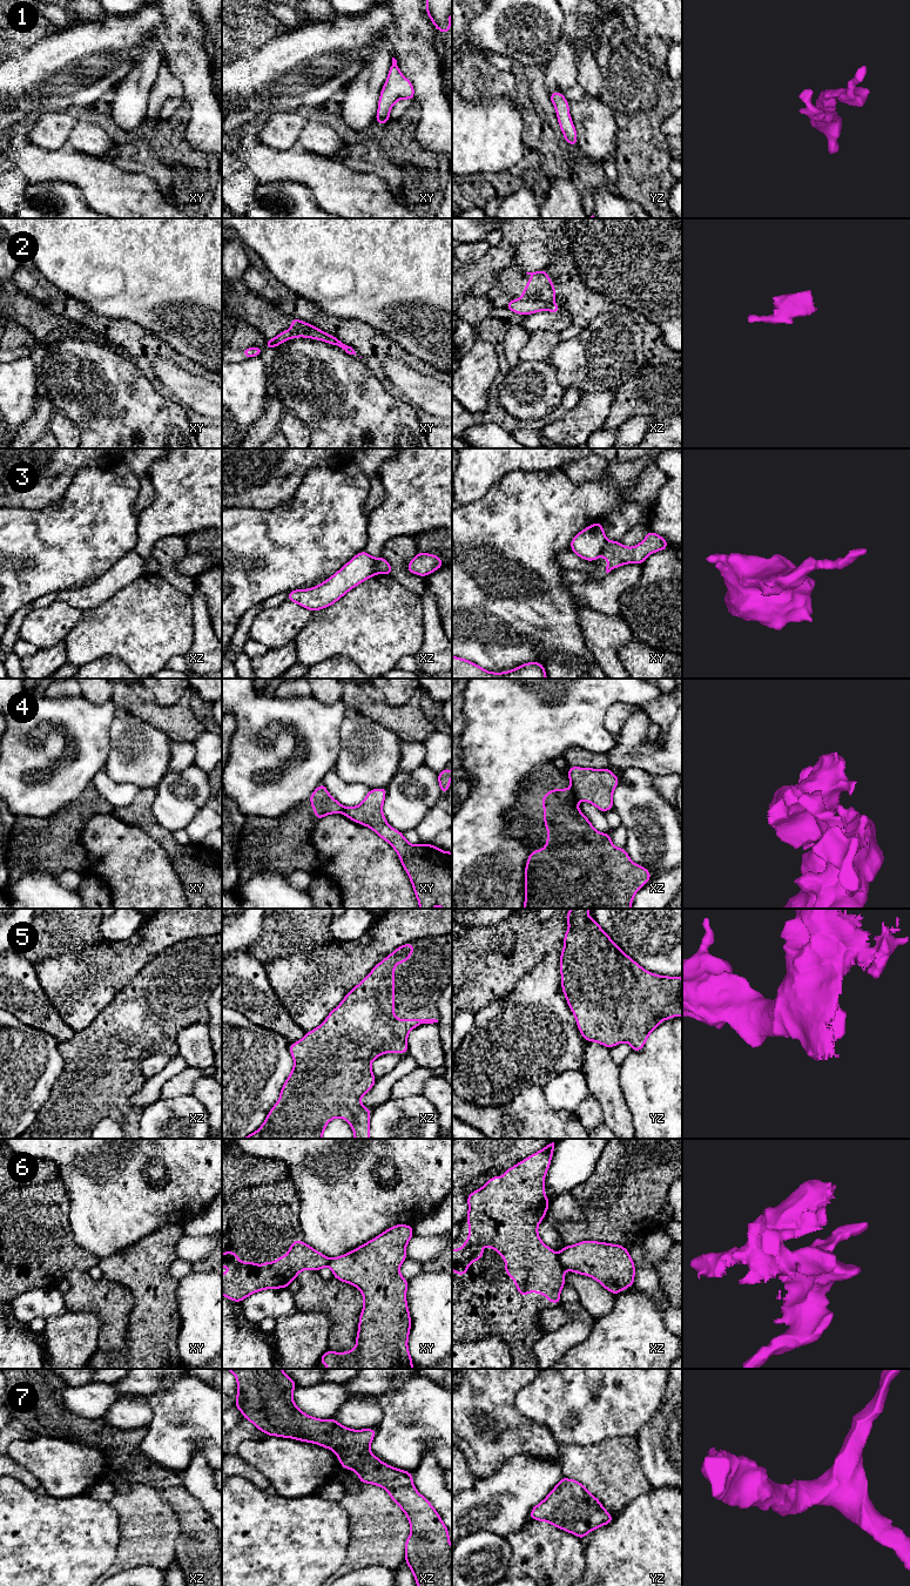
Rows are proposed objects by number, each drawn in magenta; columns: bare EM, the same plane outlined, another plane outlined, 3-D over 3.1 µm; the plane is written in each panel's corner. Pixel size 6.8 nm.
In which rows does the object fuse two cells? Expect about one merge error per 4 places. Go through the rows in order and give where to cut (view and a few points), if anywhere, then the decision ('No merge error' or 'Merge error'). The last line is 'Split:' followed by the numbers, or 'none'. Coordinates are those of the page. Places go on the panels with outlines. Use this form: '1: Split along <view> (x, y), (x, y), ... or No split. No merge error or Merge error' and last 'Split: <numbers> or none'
1: No split. No merge error
2: Split along xz (520, 298), (552, 302). Merge error
3: Split along xz (376, 559), (373, 573). Merge error
4: Split along xz (571, 789), (577, 801). Merge error
5: No split. No merge error
6: Split along xz (558, 1255), (558, 1261), (564, 1268). Merge error
7: No split. No merge error
Split: 2, 3, 4, 6

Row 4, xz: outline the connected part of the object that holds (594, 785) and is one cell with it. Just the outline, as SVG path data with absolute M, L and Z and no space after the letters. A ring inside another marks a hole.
M568 767L567 770L577 801L592 803L602 812L613 809L613 791L620 778L611 769Z

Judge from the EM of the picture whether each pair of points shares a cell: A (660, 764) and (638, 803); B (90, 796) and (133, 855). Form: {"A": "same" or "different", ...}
{"A": "different", "B": "different"}

